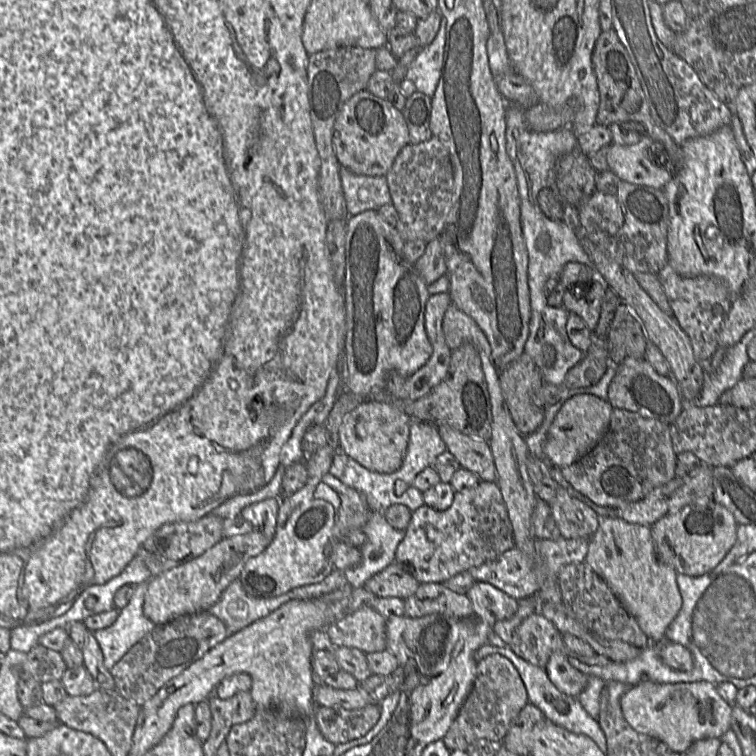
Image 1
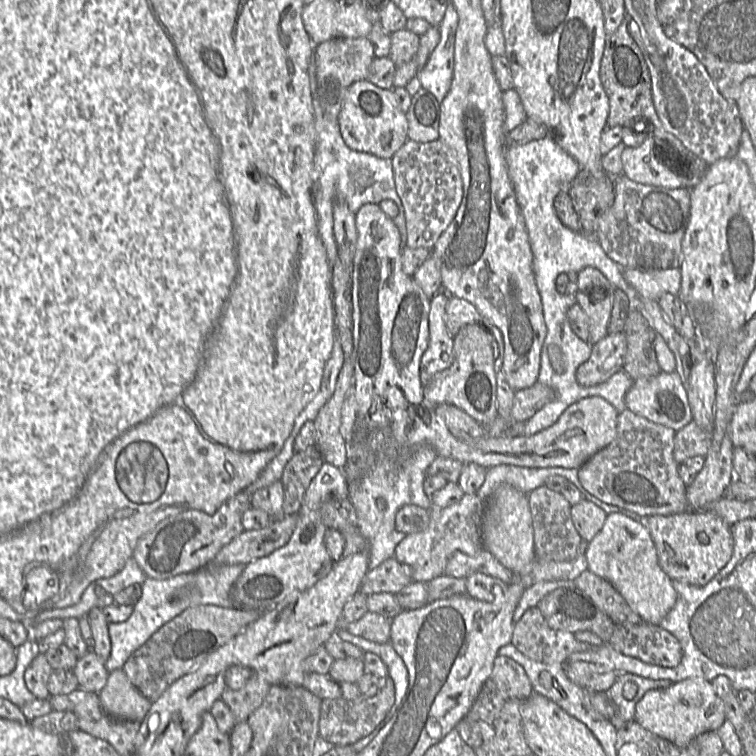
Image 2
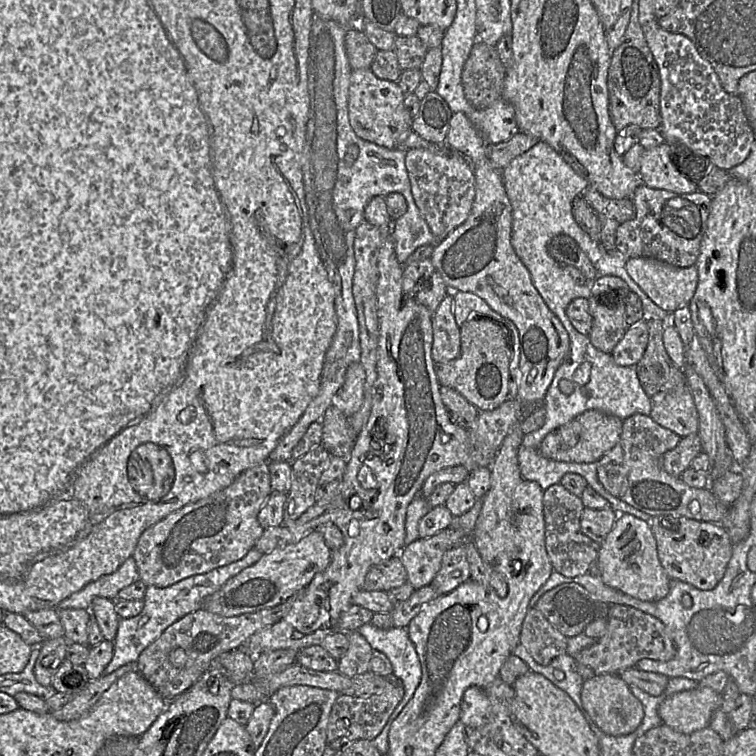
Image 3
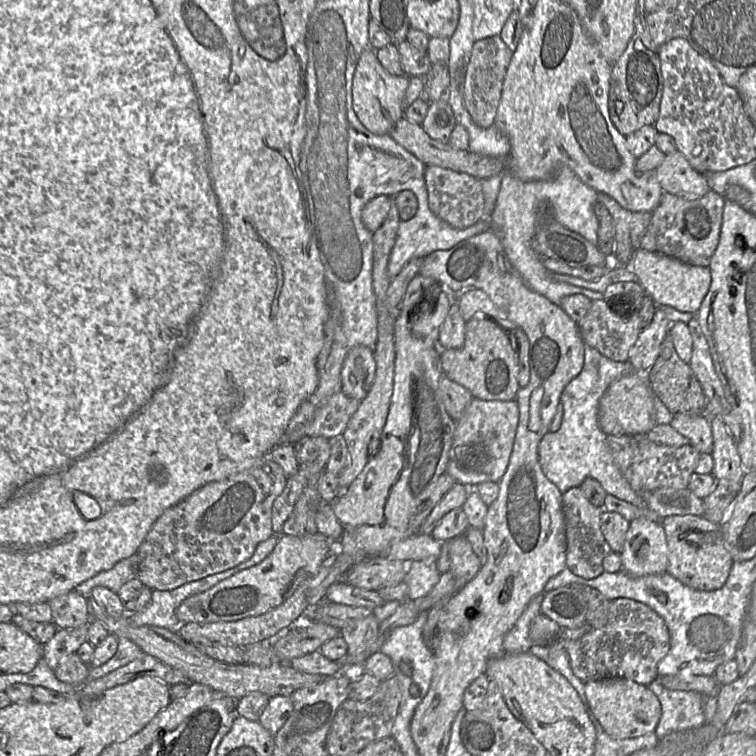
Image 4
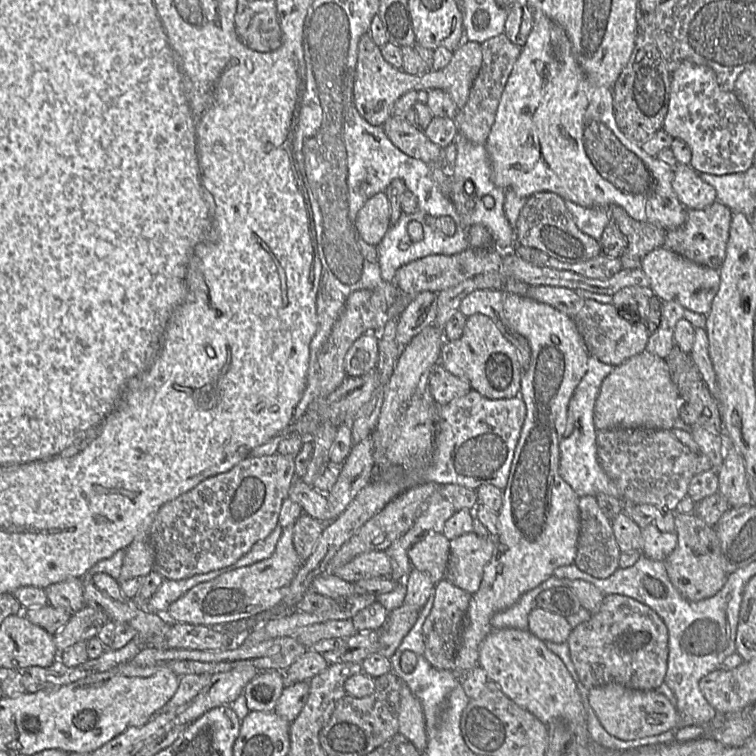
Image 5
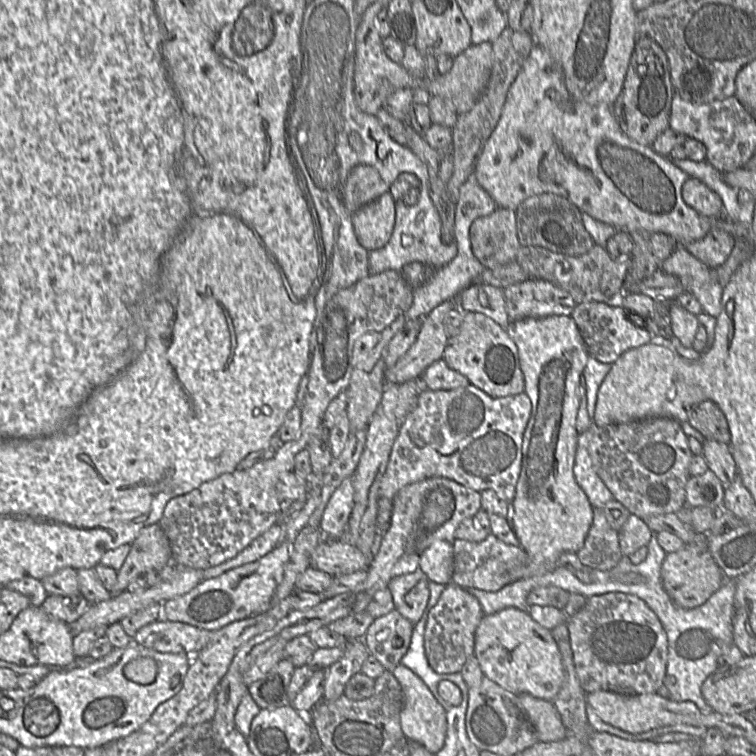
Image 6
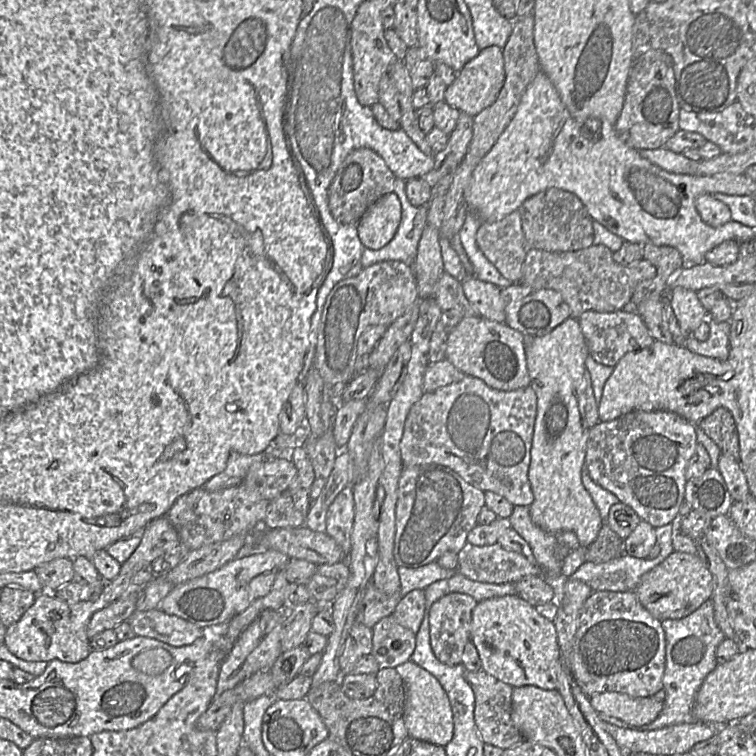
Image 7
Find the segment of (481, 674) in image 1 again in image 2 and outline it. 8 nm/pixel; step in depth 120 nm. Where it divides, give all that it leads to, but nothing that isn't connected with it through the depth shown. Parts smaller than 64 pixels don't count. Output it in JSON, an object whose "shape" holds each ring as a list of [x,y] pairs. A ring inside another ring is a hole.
{"shape":[[[498,655],[493,662],[490,676],[484,682],[465,719],[492,725],[507,701],[525,701],[532,693],[533,689],[524,668],[512,658]]]}

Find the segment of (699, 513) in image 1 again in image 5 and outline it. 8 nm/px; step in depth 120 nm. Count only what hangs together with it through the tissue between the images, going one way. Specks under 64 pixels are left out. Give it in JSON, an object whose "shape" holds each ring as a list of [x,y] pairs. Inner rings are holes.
{"shape":[[[675,512],[675,533],[677,545],[665,560],[671,583],[688,601],[714,596],[722,589],[728,576],[722,567],[721,547],[714,527],[707,525],[695,513]]]}

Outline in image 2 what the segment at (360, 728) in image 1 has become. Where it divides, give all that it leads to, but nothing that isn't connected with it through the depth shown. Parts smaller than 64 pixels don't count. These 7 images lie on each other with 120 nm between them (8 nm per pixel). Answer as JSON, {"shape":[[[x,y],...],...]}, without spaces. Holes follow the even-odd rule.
{"shape":[[[387,677],[383,688],[373,697],[360,696],[356,699],[326,699],[322,701],[319,717],[319,736],[334,746],[352,745],[368,736],[385,718],[395,702],[395,687]]]}

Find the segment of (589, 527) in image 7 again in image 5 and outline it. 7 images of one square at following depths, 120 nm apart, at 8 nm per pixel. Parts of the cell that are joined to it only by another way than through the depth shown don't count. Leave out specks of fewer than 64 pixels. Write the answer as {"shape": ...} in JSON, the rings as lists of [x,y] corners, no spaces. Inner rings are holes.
{"shape":[[[505,290],[502,292],[504,315],[511,327],[526,338],[531,350],[530,362],[522,373],[519,393],[526,405],[526,416],[514,451],[508,483],[503,490],[503,504],[497,513],[496,554],[494,553],[484,568],[478,591],[471,595],[467,626],[463,630],[455,655],[452,671],[460,678],[479,665],[479,647],[493,630],[493,615],[511,607],[524,593],[553,575],[558,567],[574,563],[580,530],[580,497],[559,474],[559,443],[564,437],[569,402],[587,370],[589,352],[572,317],[548,304]]]}

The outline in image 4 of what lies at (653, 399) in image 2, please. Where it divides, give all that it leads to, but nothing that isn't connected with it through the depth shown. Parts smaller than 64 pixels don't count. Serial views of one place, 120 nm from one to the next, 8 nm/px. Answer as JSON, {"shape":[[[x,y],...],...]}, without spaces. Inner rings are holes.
{"shape":[[[674,414],[670,425],[677,432],[687,437],[691,445],[700,453],[711,454],[713,436],[709,417],[706,414]]]}

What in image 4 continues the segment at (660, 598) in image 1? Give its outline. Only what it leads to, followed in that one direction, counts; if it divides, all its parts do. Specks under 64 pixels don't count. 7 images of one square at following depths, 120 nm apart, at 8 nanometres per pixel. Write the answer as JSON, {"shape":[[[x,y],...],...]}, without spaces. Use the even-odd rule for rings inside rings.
{"shape":[[[645,517],[630,521],[620,557],[621,570],[632,576],[667,572],[668,546],[661,523]]]}

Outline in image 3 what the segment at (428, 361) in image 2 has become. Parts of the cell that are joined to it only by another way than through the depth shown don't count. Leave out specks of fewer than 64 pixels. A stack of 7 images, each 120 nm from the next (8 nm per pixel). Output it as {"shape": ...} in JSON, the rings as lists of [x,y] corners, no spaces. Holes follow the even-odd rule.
{"shape":[[[447,293],[432,314],[433,342],[431,357],[435,364],[456,359],[460,355],[460,326],[453,314],[453,297]]]}

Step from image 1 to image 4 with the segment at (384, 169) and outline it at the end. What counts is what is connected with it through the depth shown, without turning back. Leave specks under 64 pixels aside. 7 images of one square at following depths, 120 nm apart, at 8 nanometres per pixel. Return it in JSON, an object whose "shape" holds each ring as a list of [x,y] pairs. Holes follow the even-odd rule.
{"shape":[[[365,49],[357,62],[352,82],[352,106],[363,126],[376,135],[389,134],[396,123],[404,117],[403,96],[409,85],[407,75],[388,73],[376,56],[376,50]]]}

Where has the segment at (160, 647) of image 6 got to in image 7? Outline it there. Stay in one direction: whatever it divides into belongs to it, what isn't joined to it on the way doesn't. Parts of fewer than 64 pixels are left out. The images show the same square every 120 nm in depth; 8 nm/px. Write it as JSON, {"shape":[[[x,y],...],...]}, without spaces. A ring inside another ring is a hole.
{"shape":[[[158,608],[144,612],[135,610],[127,622],[136,636],[155,639],[173,647],[191,645],[204,635],[203,629]]]}

